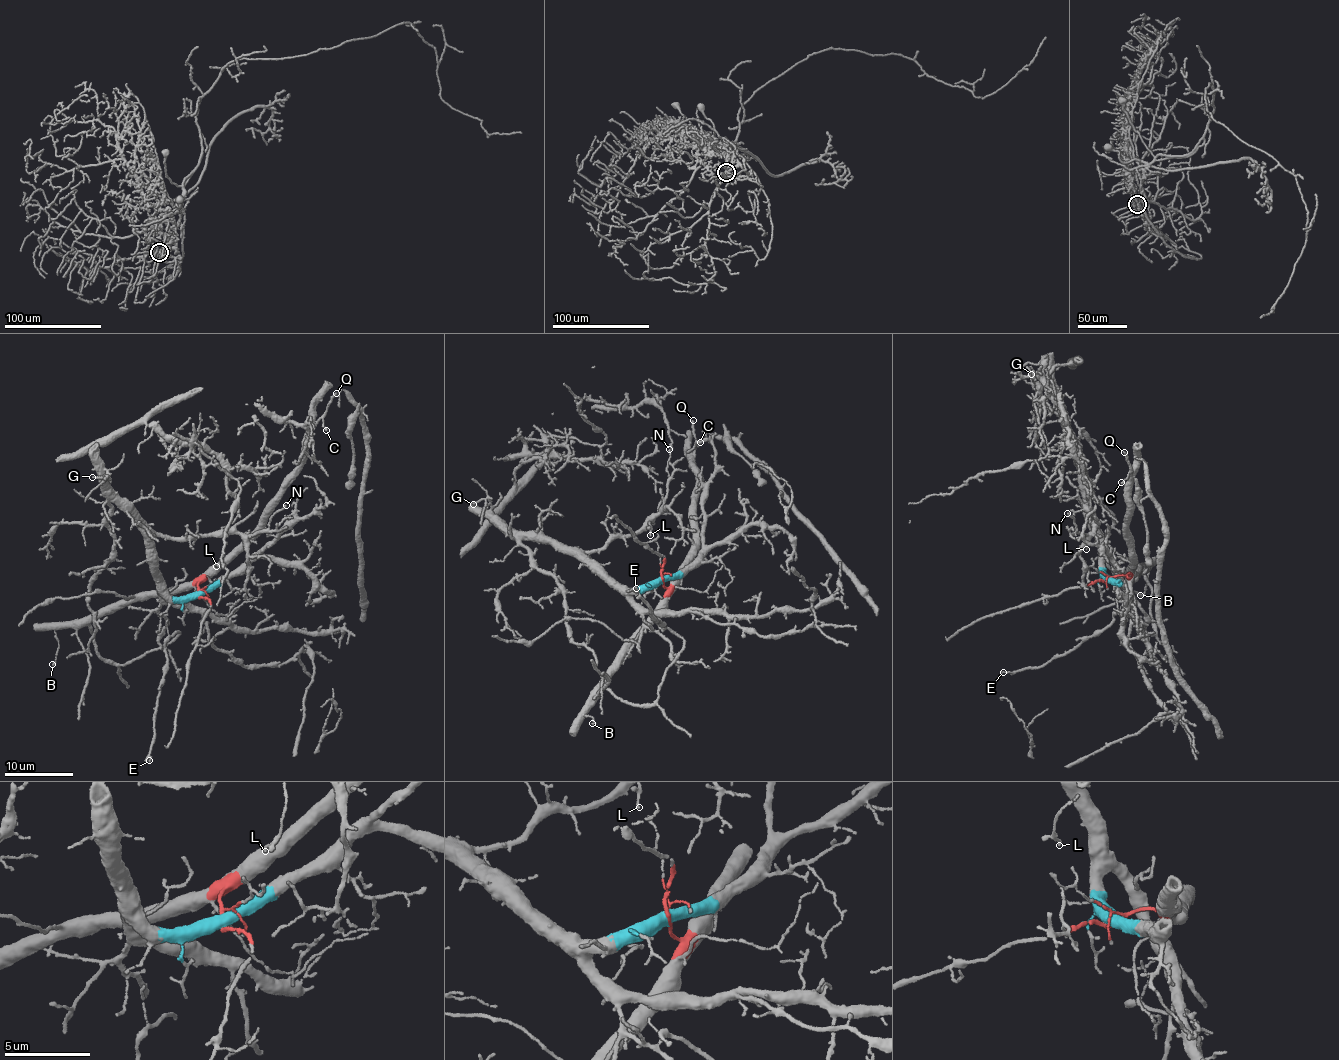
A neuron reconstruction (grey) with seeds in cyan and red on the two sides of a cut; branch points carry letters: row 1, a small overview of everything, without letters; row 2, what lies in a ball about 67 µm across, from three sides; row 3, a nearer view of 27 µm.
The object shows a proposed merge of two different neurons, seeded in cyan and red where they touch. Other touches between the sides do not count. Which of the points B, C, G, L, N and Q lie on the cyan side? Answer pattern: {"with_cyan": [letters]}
{"with_cyan": ["G", "L", "N"]}

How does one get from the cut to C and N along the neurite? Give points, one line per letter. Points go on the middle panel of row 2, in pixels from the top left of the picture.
C: (662, 581), (667, 588), (677, 578), (690, 551), (693, 540), (689, 509), (696, 475), (688, 462), (700, 441)
N: (662, 581), (626, 587), (584, 554), (616, 537), (645, 530), (663, 503), (669, 478), (667, 467), (670, 449)

